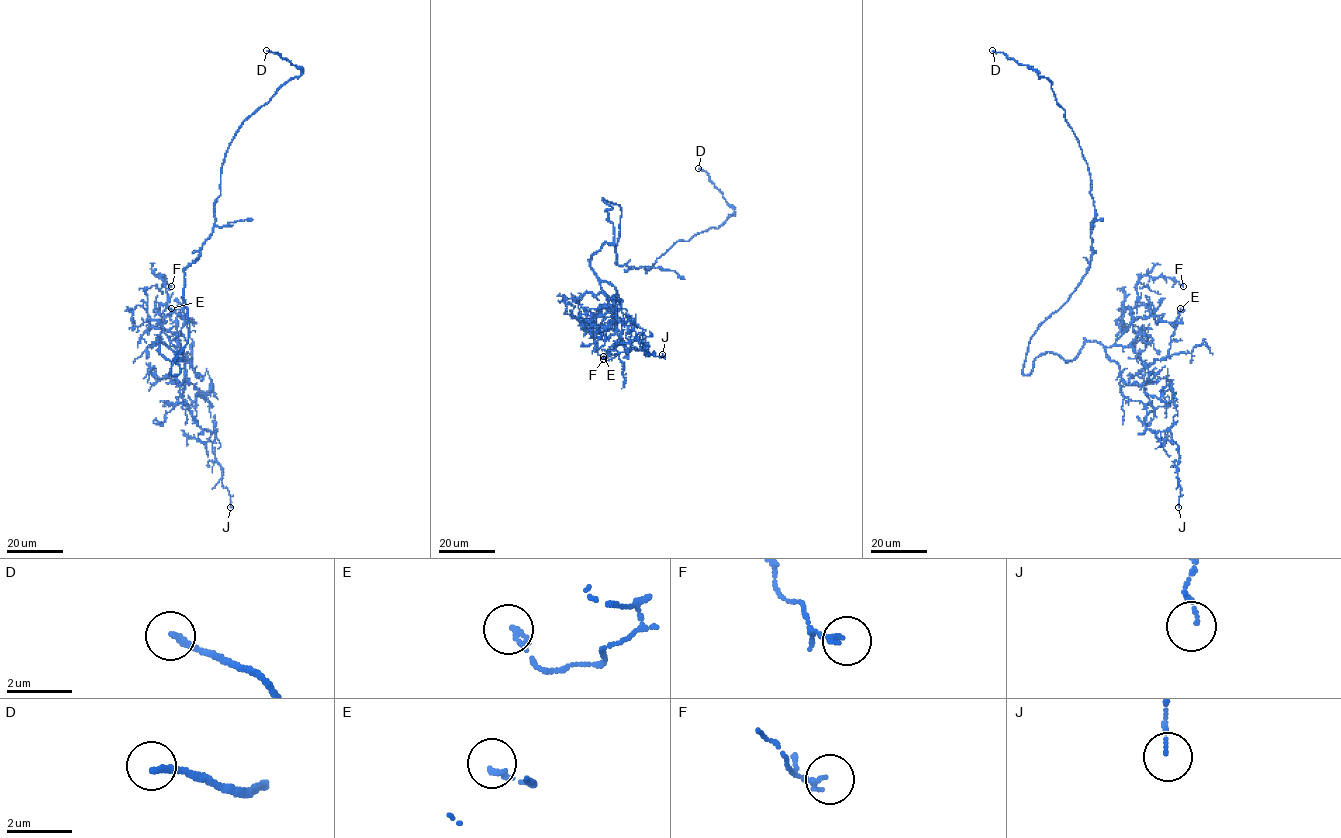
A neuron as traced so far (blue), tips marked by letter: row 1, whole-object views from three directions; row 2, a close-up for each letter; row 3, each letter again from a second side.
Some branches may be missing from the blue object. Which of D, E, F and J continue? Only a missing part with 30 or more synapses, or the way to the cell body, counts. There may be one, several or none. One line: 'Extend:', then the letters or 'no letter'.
Extend: D

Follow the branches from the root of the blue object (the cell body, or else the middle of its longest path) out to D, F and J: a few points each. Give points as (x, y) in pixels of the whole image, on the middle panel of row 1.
D: (620, 208), (616, 263), (646, 271), (676, 242), (717, 228), (733, 212), (698, 168)
F: (620, 208), (602, 198), (614, 238), (589, 262), (615, 306), (593, 316), (603, 359)
J: (620, 208), (602, 198), (614, 238), (589, 266), (615, 288), (615, 316), (643, 330), (644, 354), (662, 354)

